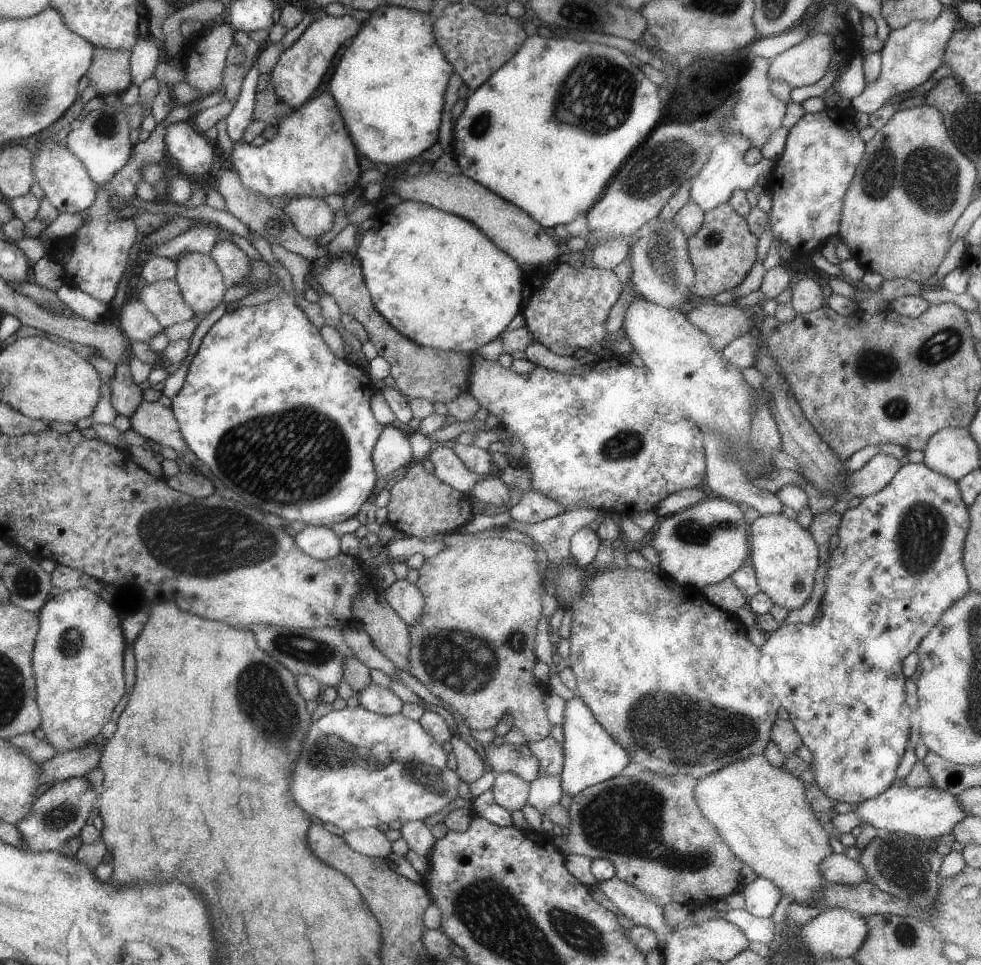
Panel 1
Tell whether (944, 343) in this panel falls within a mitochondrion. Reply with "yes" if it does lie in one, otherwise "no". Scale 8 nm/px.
yes

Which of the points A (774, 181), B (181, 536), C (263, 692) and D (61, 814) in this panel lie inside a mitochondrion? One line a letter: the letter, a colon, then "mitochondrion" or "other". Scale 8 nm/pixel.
A: other
B: mitochondrion
C: mitochondrion
D: mitochondrion

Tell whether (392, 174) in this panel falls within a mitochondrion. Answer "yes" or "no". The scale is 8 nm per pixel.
no

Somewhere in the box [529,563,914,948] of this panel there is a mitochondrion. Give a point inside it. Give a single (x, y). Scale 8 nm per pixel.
(626, 819)

